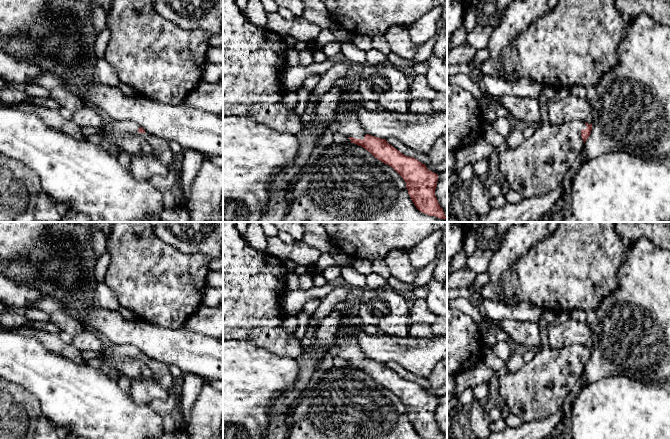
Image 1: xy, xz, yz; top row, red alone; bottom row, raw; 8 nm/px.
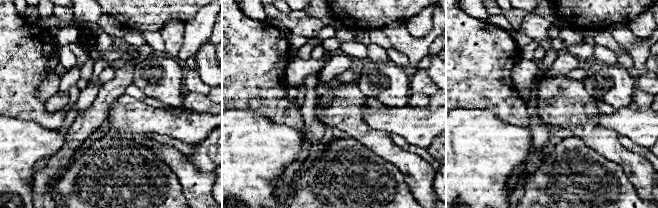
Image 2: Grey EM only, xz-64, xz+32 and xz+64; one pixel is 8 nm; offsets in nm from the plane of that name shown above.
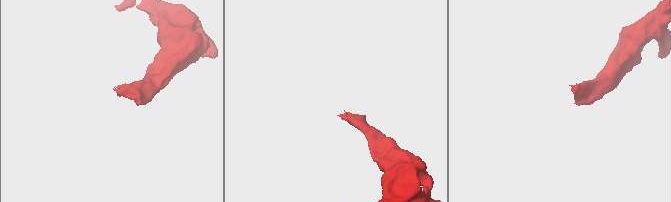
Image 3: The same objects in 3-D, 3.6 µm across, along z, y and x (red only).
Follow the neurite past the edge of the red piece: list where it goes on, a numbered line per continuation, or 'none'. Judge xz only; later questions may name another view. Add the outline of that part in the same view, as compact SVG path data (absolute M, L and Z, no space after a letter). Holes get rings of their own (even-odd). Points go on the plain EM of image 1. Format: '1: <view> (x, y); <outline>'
1: xz (344, 345); M357 313L345 316L328 348L328 353L363 364L366 357L362 353L355 335L356 332L360 331L362 331L361 321Z

